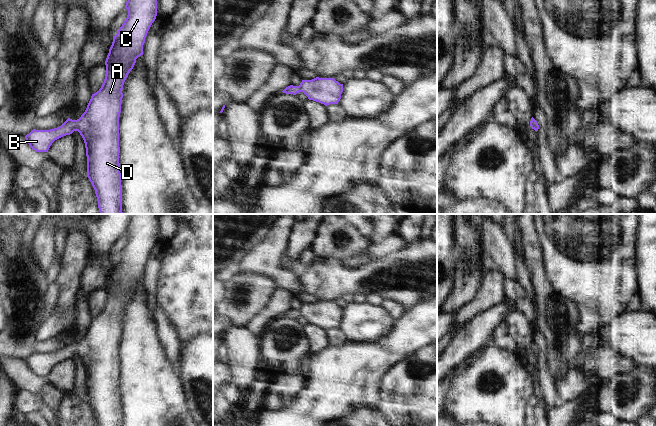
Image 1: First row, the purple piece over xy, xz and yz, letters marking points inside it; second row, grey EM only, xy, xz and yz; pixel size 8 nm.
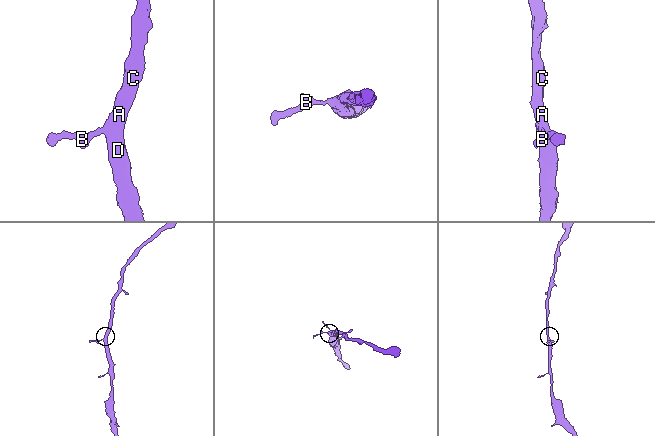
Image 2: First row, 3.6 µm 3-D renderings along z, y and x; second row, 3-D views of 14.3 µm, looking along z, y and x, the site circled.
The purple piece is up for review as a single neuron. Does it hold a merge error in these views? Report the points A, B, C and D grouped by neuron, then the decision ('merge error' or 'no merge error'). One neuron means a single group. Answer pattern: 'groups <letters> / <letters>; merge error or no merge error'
groups A B C D; no merge error

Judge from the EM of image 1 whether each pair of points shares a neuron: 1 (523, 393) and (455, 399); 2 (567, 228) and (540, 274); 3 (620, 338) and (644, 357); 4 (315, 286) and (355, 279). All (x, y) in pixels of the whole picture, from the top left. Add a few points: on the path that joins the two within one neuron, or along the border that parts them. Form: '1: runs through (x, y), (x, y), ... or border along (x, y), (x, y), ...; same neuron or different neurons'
1: runs through (506, 393), (477, 394), (472, 397); same neuron
2: border along (540, 245), (543, 268), (550, 285), (554, 289); different neurons
3: runs through (626, 339), (638, 351); same neuron
4: runs through (325, 280), (345, 280); same neuron

